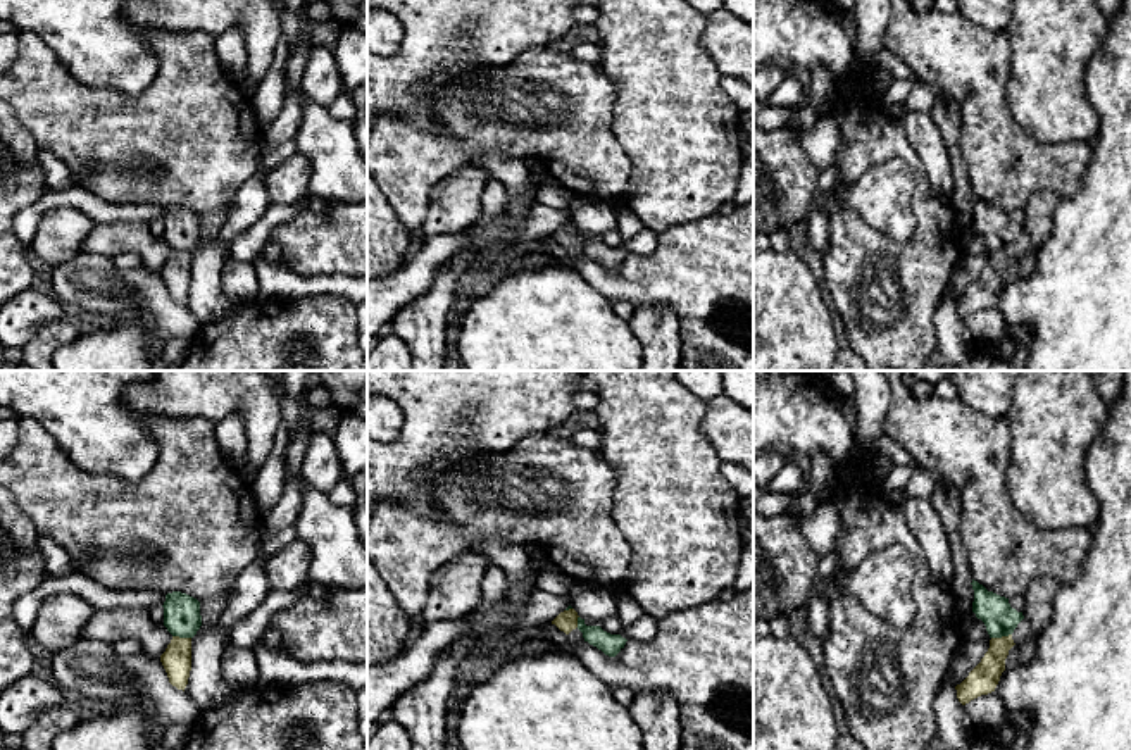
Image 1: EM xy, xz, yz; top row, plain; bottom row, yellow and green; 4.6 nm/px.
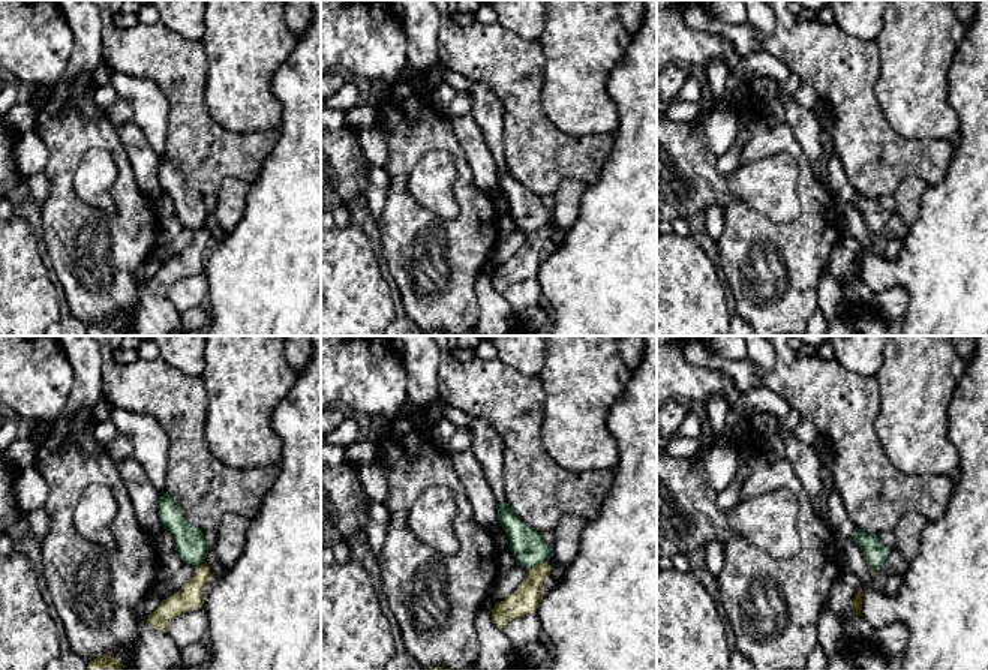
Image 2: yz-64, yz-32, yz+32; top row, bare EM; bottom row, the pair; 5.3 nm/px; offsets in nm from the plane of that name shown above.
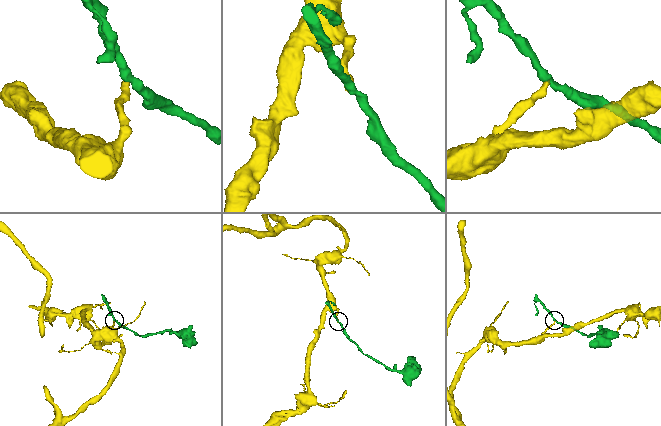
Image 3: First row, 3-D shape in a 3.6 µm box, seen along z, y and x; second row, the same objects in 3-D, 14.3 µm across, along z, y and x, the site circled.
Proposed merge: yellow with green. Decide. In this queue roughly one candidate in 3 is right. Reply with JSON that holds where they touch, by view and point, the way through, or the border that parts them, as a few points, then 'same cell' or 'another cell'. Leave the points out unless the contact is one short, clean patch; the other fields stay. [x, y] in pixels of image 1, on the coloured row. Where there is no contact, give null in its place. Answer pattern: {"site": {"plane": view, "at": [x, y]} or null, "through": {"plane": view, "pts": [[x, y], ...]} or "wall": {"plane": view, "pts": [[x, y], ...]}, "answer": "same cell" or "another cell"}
{"site": {"plane": "yz", "at": [1000, 638]}, "wall": {"plane": "yz", "pts": [[1011, 633], [992, 638]]}, "answer": "another cell"}

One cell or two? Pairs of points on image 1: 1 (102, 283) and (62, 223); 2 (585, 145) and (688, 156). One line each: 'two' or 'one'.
1: two
2: two

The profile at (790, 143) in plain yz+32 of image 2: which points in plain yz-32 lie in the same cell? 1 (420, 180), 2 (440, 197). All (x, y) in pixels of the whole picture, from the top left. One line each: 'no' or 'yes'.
1: no
2: no

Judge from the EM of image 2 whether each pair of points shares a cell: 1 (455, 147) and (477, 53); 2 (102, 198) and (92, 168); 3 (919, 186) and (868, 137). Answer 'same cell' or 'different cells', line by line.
1: different cells
2: same cell
3: different cells

